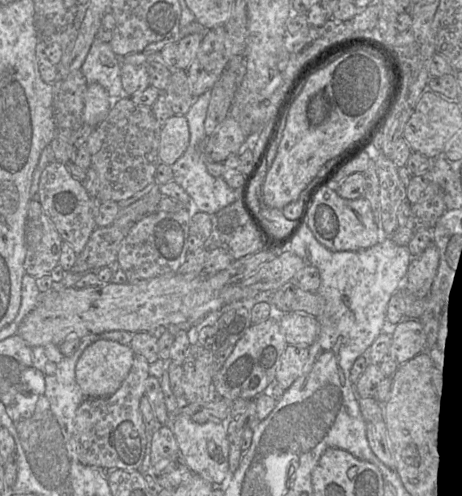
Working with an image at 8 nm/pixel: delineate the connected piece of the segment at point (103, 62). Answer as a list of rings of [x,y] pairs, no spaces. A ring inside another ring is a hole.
[[[96,37],[81,66],[81,71],[87,84],[100,84],[112,99],[128,97],[121,82],[121,58],[112,51],[109,43]]]

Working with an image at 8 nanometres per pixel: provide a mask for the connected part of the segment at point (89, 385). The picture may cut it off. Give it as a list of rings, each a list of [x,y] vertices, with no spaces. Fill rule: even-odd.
[[[100,339],[80,355],[75,366],[76,382],[90,398],[114,394],[127,377],[134,359],[130,346]]]

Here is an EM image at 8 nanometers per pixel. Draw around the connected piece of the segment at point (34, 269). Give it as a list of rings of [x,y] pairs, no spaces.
[[[37,196],[31,198],[25,224],[24,268],[35,279],[59,266],[63,239],[45,214]]]

